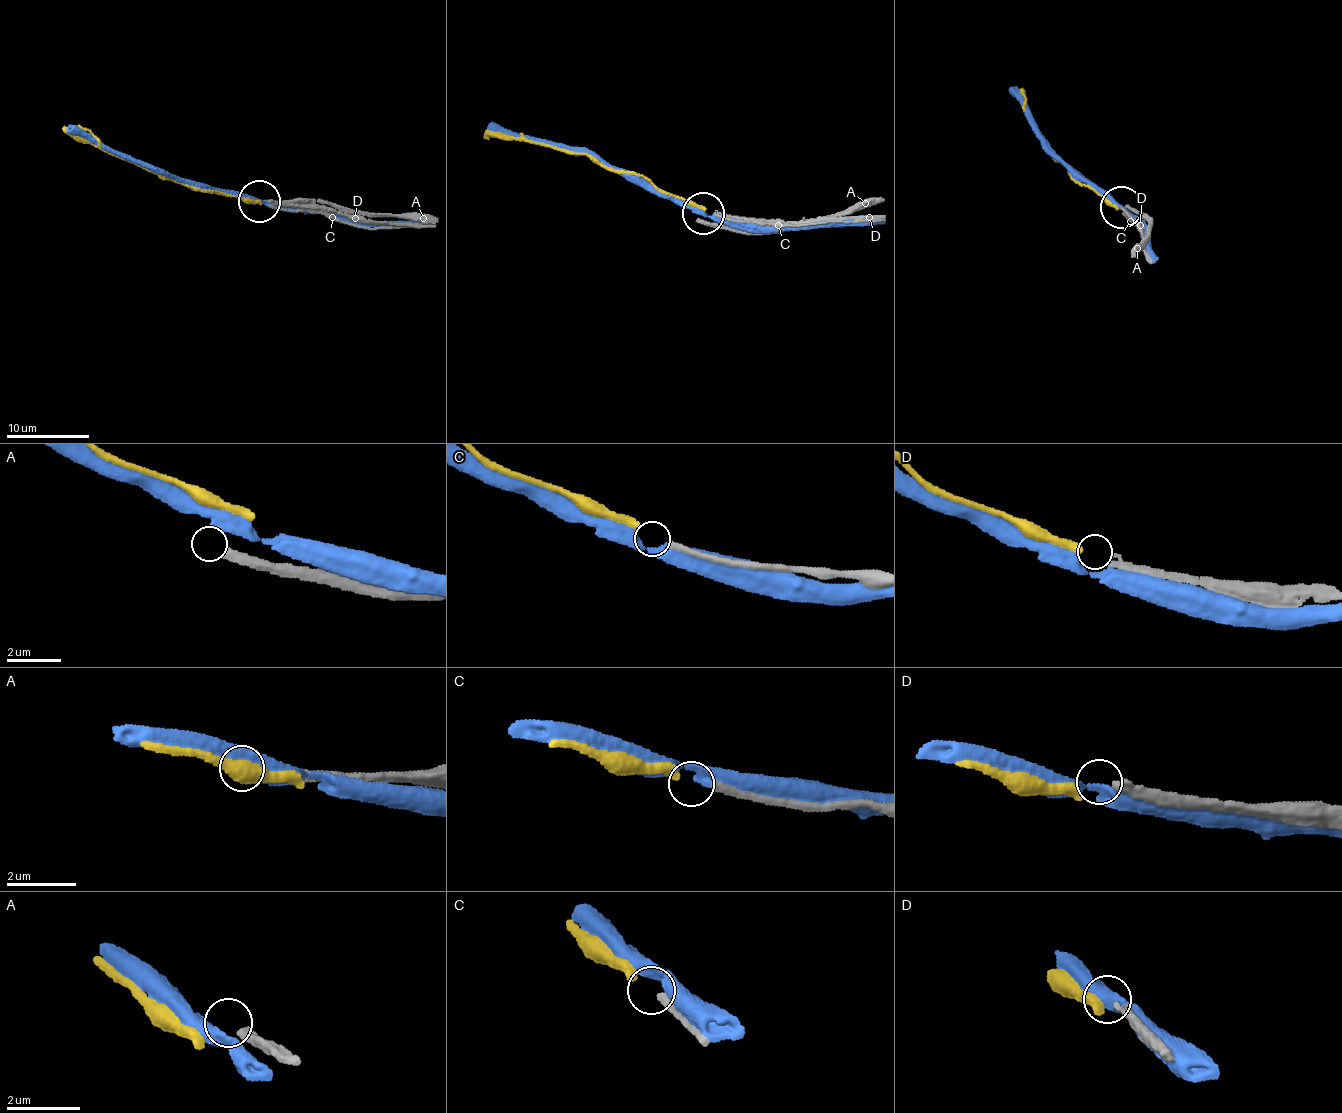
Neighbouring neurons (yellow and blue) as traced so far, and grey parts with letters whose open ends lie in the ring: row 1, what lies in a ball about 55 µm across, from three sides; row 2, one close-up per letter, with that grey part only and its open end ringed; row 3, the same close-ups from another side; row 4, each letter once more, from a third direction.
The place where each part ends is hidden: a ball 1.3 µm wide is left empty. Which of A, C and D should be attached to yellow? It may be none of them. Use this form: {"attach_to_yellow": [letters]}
{"attach_to_yellow": ["C"]}

